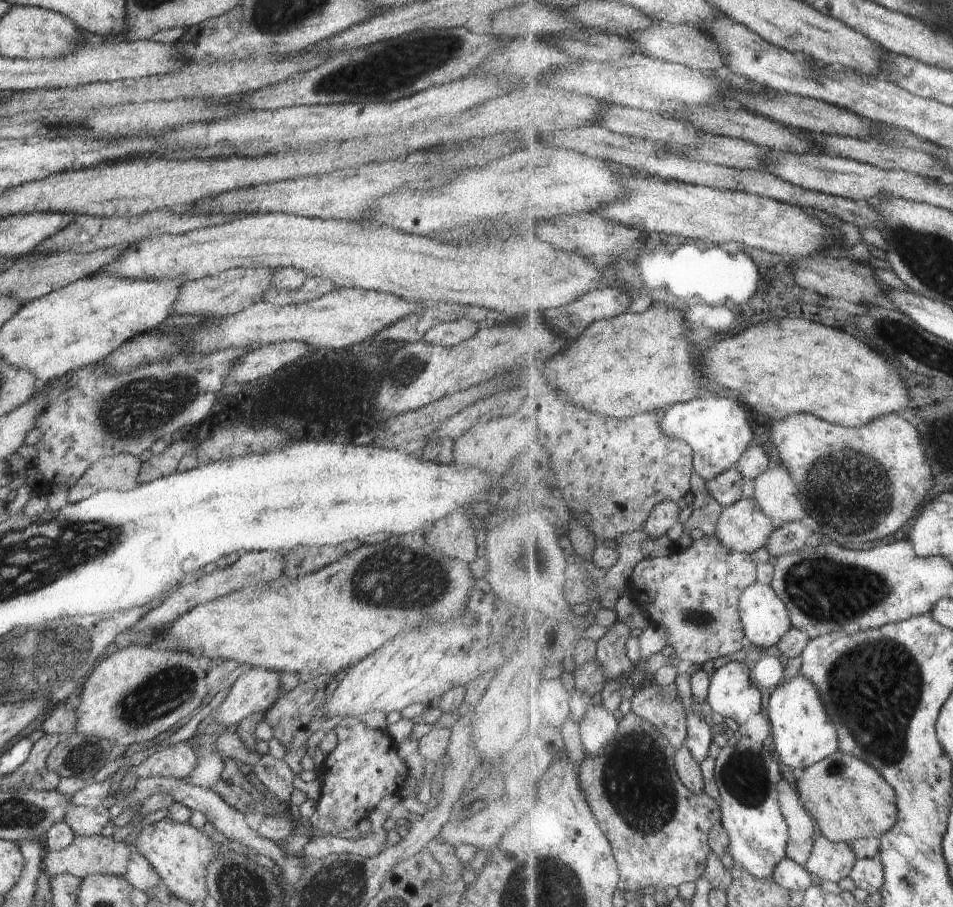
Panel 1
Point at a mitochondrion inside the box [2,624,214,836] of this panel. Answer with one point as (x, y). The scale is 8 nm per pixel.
(165, 690)

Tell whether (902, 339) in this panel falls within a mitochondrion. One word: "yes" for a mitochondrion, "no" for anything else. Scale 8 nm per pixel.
yes

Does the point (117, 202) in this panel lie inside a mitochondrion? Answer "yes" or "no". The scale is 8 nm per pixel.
no

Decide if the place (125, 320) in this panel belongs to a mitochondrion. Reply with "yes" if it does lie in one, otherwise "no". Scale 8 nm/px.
no

